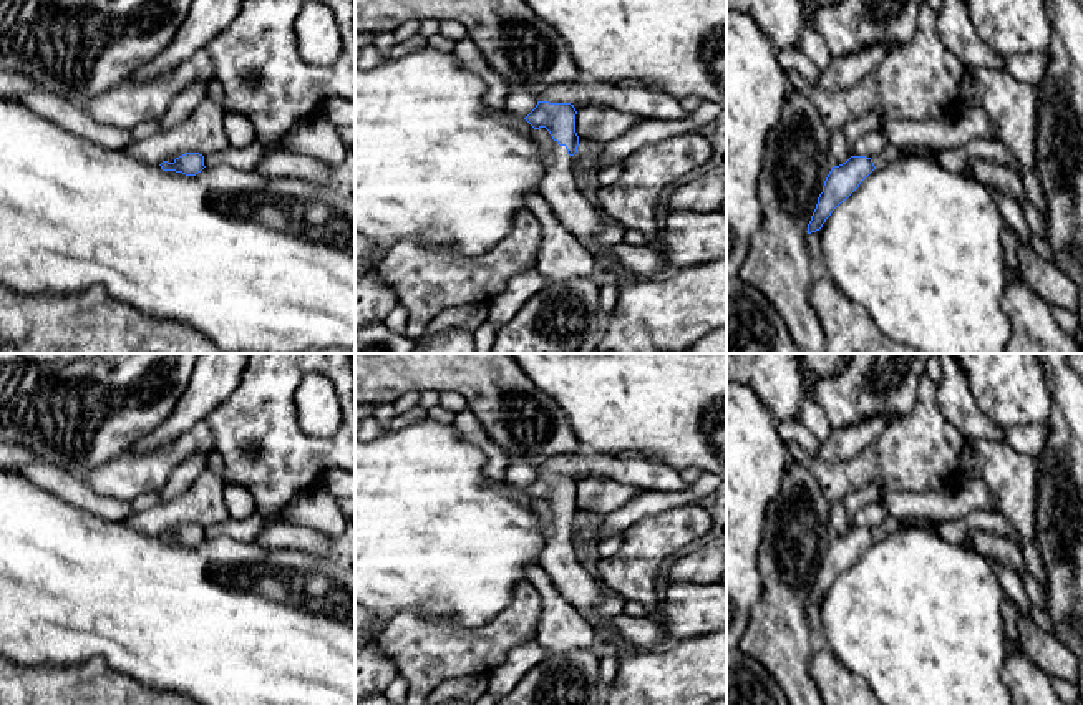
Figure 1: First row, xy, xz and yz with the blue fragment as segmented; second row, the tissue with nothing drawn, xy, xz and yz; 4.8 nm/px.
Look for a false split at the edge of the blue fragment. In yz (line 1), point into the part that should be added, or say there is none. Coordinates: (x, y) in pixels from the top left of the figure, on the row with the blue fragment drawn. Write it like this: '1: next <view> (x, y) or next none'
1: next yz (891, 153)

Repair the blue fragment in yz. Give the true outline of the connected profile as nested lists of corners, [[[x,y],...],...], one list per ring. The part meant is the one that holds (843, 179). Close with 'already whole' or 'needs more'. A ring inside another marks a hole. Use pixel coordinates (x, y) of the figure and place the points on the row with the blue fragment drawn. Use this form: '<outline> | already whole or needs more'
[[[887,144],[874,159],[866,156],[851,156],[846,163],[831,168],[808,224],[808,234],[819,231],[831,212],[846,201],[876,168],[902,156],[920,156],[932,163],[939,163],[935,154],[920,153],[917,146],[894,148]]] | needs more

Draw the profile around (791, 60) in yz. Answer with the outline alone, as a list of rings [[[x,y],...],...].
[[[798,46],[776,53],[776,60],[784,73],[798,73],[809,83],[814,83],[821,73],[819,68]]]

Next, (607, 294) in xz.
[[[600,275],[599,282],[599,302],[602,309],[602,317],[609,318],[609,315],[614,312],[617,305],[619,289],[612,284],[612,279],[609,275]]]

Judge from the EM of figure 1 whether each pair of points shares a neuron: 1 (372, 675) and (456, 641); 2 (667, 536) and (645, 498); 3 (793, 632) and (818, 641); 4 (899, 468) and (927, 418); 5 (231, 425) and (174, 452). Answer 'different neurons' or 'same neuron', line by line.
1: different neurons
2: different neurons
3: different neurons
4: same neuron
5: different neurons

